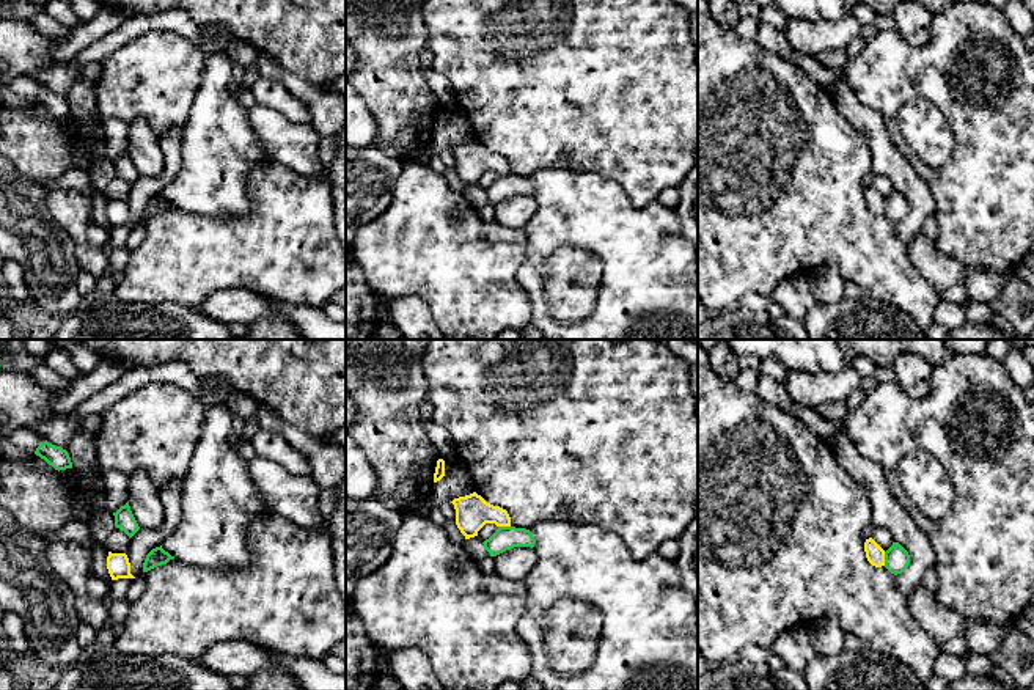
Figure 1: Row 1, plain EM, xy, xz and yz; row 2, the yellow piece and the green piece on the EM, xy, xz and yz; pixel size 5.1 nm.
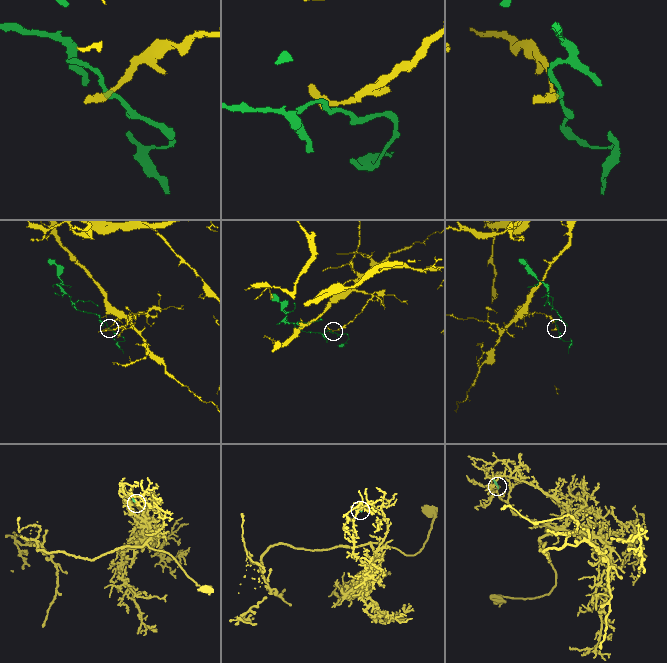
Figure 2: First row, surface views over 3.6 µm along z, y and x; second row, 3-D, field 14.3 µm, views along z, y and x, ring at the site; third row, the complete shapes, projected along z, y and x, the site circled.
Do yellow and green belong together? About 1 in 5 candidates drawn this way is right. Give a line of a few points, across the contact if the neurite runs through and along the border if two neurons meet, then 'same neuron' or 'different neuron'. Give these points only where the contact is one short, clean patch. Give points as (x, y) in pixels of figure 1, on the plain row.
line yz (883, 200), (885, 212); different neuron

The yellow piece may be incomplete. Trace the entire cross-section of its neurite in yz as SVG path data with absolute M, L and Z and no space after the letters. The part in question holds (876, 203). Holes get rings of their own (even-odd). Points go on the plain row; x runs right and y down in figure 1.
M872 185L866 187L864 200L866 200L867 209L872 214L875 215L885 214L885 198Z

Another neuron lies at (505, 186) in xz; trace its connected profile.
M498 174L498 178L484 190L484 196L490 204L497 204L514 195L534 195L536 187L530 178L515 174Z

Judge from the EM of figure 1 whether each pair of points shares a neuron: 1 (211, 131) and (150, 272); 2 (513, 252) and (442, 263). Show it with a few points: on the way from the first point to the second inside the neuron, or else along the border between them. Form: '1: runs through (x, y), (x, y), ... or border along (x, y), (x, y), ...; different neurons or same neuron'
1: border along (175, 205), (212, 219); different neurons
2: runs through (495, 253), (475, 263), (459, 263); same neuron

